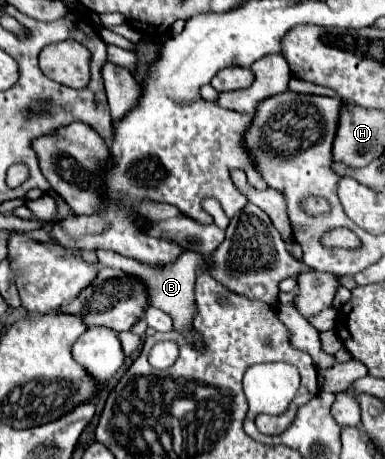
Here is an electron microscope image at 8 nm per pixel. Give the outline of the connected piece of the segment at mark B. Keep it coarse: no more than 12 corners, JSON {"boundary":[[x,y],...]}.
{"boundary":[[96,250],[102,266],[134,274],[150,286],[150,306],[204,350],[194,330],[196,268],[204,256],[184,252],[150,266],[112,250]]}

